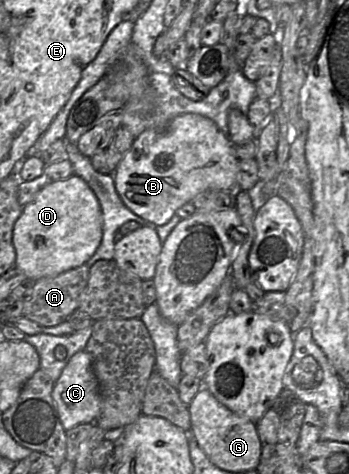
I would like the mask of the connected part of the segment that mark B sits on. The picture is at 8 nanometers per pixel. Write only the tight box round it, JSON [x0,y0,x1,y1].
[114,113,239,227]

